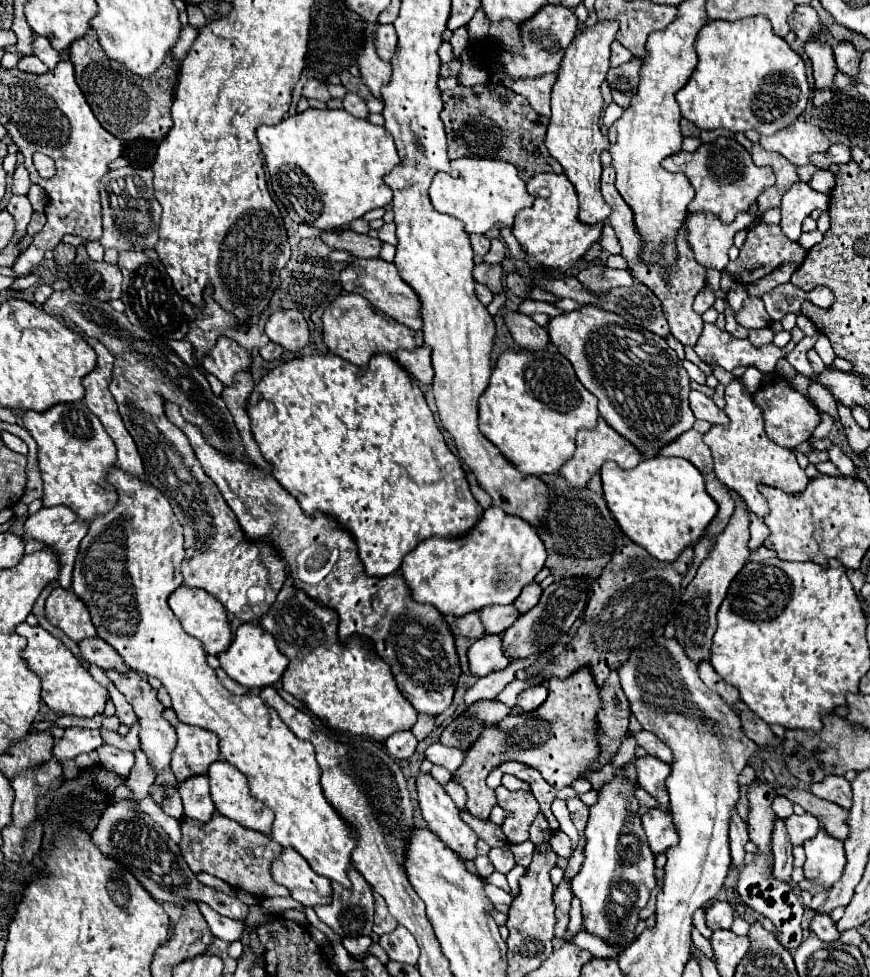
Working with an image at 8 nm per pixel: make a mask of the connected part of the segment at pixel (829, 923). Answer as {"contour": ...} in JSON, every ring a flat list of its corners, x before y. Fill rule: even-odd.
{"contour":[[815,915,815,917,811,919,811,929,815,931,815,935,817,935,819,939,823,939,823,941,827,941,827,943,839,939,839,935,841,935,829,915]]}

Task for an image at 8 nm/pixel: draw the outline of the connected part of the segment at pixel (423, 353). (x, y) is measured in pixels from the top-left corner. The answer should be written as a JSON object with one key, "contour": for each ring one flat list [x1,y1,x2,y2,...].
{"contour":[[427,345,423,347,415,347,413,351,405,351,399,349,395,353,395,359,399,361,399,365,403,365,403,369,415,377,417,381,429,385,433,381,433,367,431,367,431,349]]}

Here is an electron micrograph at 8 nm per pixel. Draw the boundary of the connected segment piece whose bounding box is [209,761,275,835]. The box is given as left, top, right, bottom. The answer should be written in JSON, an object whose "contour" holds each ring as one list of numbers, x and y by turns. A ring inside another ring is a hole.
{"contour":[[227,761,213,763,209,767,209,783,211,783,211,799,213,799,219,815,237,821,241,827,249,827,253,831,259,831,259,833,267,833,269,835,271,823,273,823,273,817,275,815,271,815,271,809,265,807,263,803,259,803,251,795,247,777,243,777,237,767,231,767,231,763,227,763]]}

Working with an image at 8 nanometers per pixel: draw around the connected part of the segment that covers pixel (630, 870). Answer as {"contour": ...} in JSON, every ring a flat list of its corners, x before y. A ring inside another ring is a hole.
{"contour":[[625,765,615,777,597,791,597,803,591,807,589,823,585,829,587,847,585,863,571,887,583,907,583,927,591,935,603,937,611,945,627,947,635,939,635,925,639,911,645,907,655,881,655,855,649,849,641,827,639,801,635,799,637,781,625,777]]}

